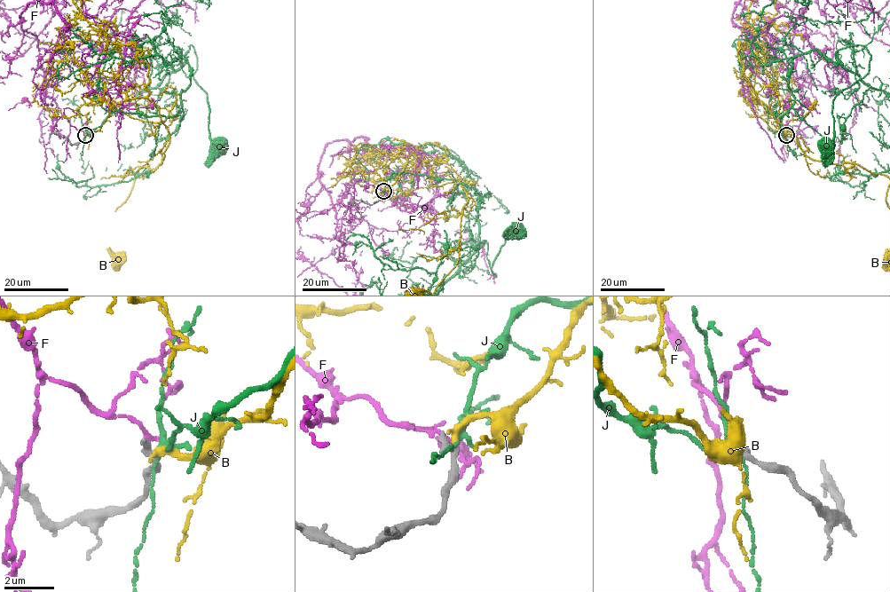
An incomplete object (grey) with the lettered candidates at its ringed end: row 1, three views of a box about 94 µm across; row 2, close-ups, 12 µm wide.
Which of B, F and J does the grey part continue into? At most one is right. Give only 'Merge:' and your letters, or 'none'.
Merge: B

